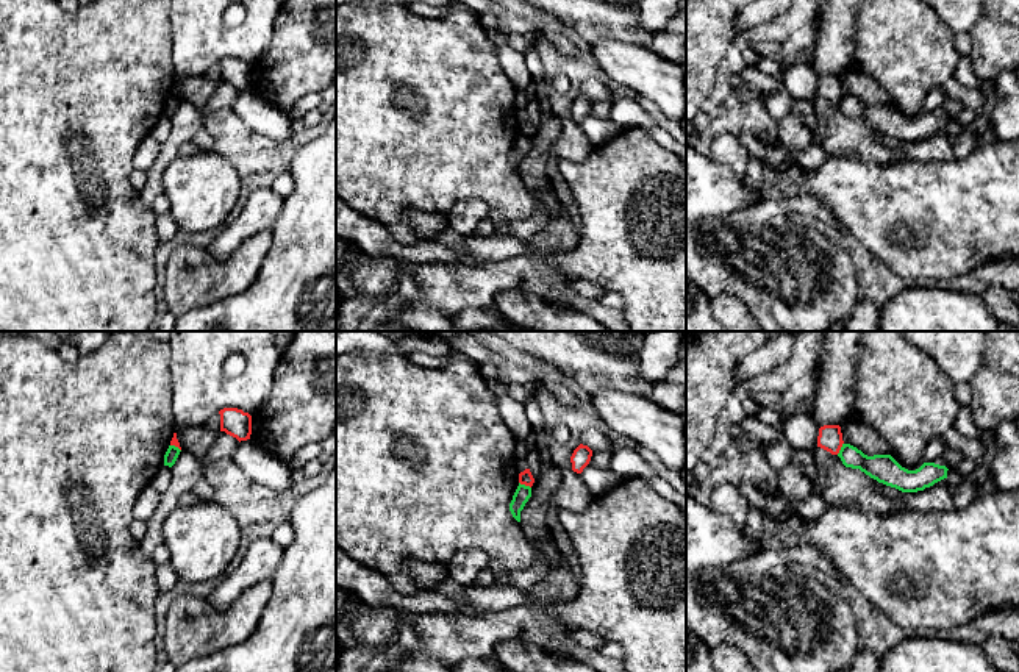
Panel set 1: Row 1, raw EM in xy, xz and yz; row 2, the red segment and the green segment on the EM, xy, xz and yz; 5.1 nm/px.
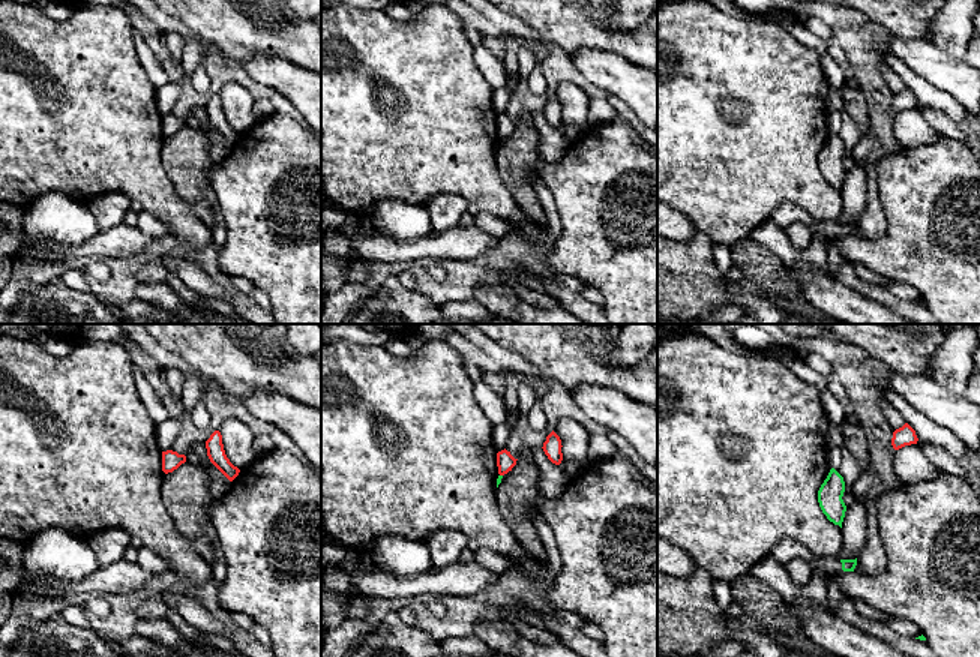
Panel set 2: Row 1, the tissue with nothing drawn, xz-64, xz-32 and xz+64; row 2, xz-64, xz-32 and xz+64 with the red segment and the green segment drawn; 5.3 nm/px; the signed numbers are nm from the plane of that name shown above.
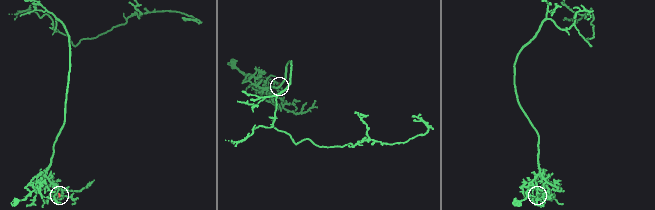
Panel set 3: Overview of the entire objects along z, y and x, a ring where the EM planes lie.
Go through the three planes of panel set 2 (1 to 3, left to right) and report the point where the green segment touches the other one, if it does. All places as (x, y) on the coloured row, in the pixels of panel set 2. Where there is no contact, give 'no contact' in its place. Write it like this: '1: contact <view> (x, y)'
1: no contact
2: no contact
3: no contact

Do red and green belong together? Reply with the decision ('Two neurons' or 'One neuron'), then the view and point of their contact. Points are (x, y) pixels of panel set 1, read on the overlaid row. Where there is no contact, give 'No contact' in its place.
Two neurons. Touches red at xz (525, 485)

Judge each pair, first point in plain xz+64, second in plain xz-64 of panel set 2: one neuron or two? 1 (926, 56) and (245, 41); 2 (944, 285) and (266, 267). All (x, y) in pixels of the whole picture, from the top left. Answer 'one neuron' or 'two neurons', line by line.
1: two neurons
2: one neuron

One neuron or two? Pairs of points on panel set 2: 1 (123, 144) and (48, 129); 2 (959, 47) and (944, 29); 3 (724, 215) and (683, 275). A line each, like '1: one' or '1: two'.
1: one
2: one
3: two

